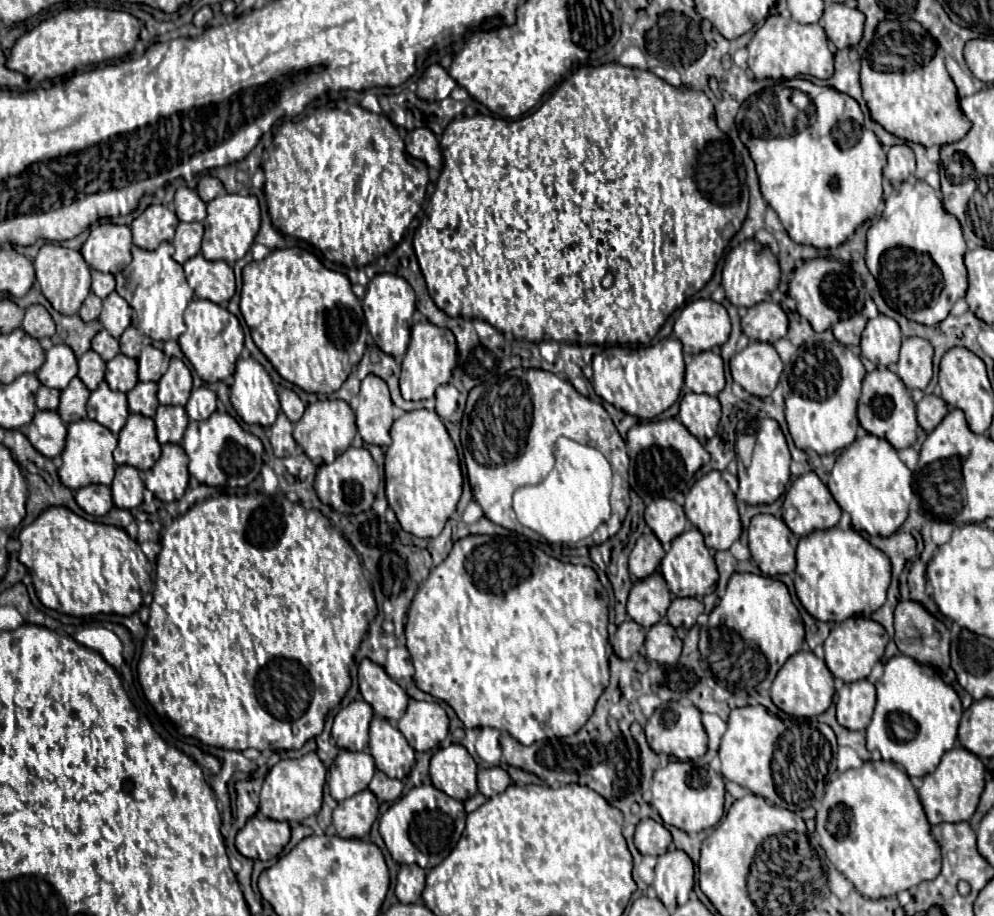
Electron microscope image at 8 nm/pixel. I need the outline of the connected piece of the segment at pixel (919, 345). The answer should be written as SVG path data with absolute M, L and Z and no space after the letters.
M907 337L901 345L897 375L907 389L925 389L931 381L933 347L921 337Z

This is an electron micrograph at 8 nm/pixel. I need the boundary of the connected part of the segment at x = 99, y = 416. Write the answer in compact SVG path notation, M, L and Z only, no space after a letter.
M103 381L87 401L87 417L111 429L113 435L121 431L129 417L127 396L121 391L111 391Z

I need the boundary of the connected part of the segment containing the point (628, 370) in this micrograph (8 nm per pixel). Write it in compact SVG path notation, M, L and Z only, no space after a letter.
M661 339L655 345L631 347L613 345L593 357L593 389L607 403L613 403L619 411L635 415L639 419L655 419L669 409L681 395L683 387L683 349L677 339Z

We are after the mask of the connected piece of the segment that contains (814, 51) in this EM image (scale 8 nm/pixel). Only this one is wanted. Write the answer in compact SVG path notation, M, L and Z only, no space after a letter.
M771 15L765 19L763 27L757 29L747 49L749 69L755 79L793 79L799 75L829 79L834 73L834 54L829 50L827 36L819 23L803 25L793 21L791 17Z

